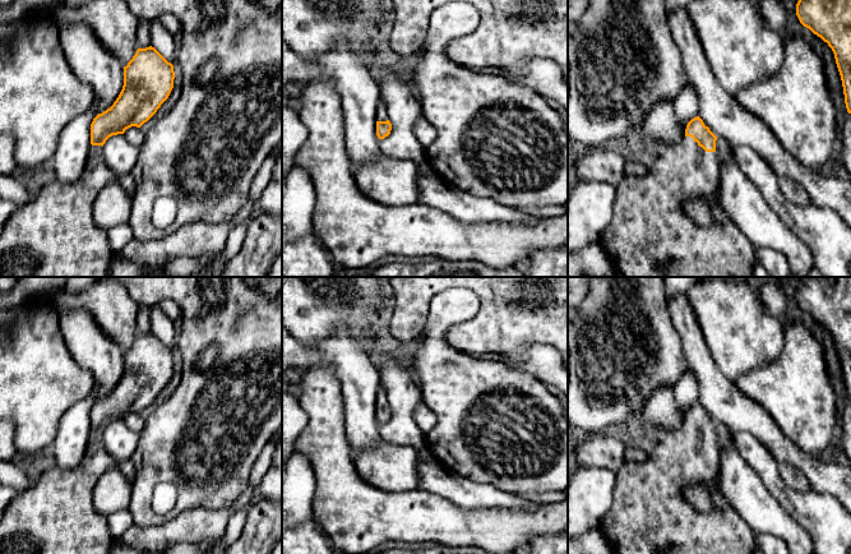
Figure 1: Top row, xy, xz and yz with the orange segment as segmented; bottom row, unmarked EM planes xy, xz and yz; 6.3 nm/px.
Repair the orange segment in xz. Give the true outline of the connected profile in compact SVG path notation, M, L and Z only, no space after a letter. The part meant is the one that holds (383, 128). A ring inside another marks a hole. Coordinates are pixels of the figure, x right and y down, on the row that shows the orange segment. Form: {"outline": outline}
{"outline": "M380 100L376 109L376 135L379 139L384 139L390 134L392 124L388 119L384 102Z"}

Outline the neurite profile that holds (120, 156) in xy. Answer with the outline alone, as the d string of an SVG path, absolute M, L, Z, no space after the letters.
M117 134L106 140L102 154L107 167L117 180L131 172L139 156L139 148L130 144L124 134Z

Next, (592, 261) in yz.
M600 243L568 254L568 277L605 277L612 263Z

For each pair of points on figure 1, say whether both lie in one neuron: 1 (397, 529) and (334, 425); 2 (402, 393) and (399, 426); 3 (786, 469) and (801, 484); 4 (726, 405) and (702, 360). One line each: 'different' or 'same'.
1: same
2: same
3: same
4: same

